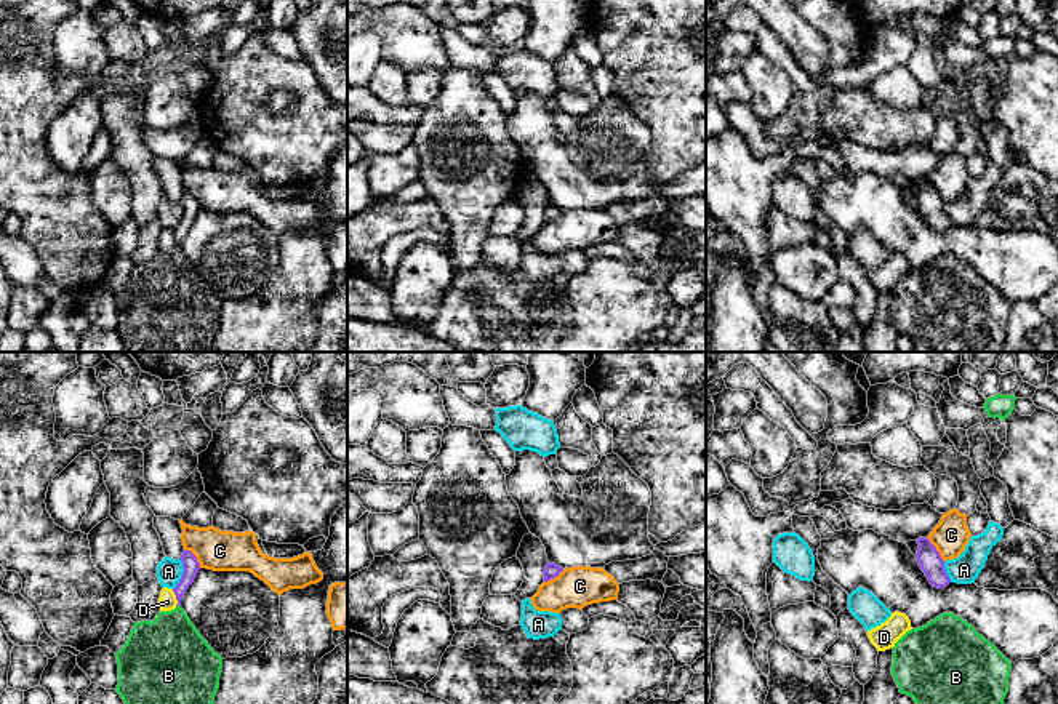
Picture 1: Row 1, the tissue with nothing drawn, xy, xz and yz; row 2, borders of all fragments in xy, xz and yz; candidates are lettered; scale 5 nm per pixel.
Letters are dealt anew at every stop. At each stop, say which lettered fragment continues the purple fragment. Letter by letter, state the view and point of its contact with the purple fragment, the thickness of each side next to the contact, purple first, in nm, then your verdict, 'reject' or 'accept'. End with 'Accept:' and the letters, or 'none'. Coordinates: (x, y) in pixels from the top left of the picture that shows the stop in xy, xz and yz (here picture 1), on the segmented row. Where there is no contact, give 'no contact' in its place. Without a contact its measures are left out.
A: xy (183, 575) | 90/130 nm | reject
B: xy (178, 605) | 90/360 nm | accept
C: yz (935, 549) | 120/180 nm | reject
D: xy (176, 597) | 90/90 nm | reject
Accept: B

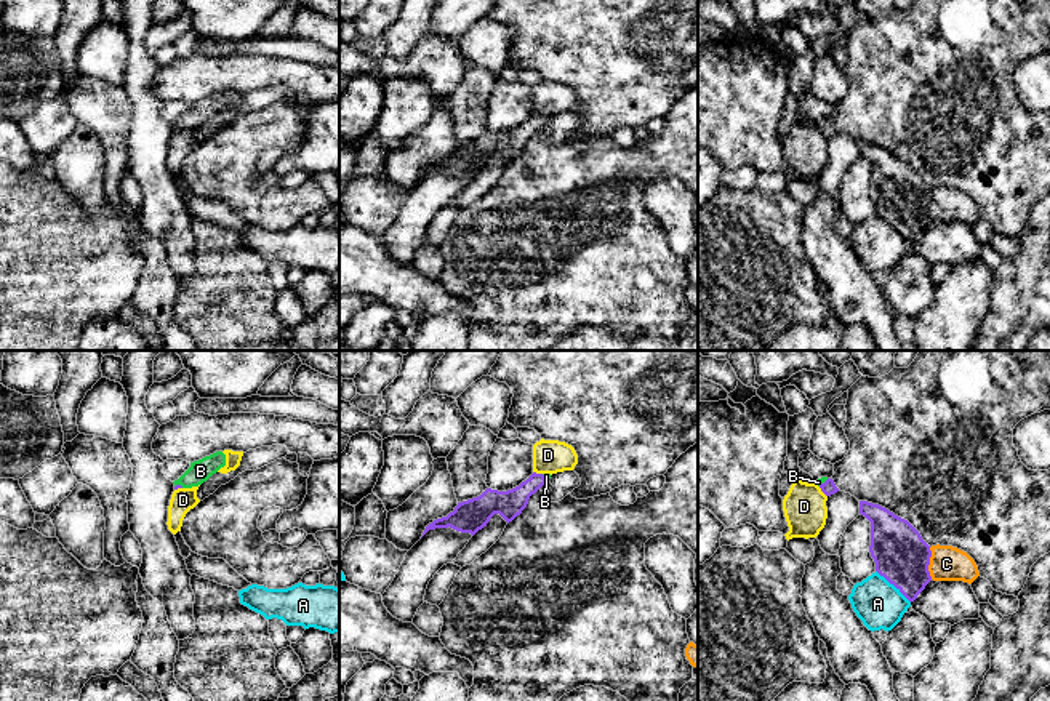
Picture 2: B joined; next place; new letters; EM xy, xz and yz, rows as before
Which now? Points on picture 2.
A: yz (893, 584) | 280/240 nm | reject
B: yz (825, 482) | 70/40 nm | accept
C: yz (929, 564) | 280/180 nm | reject
D: yz (821, 490) | 70/220 nm | reject
Accept: B

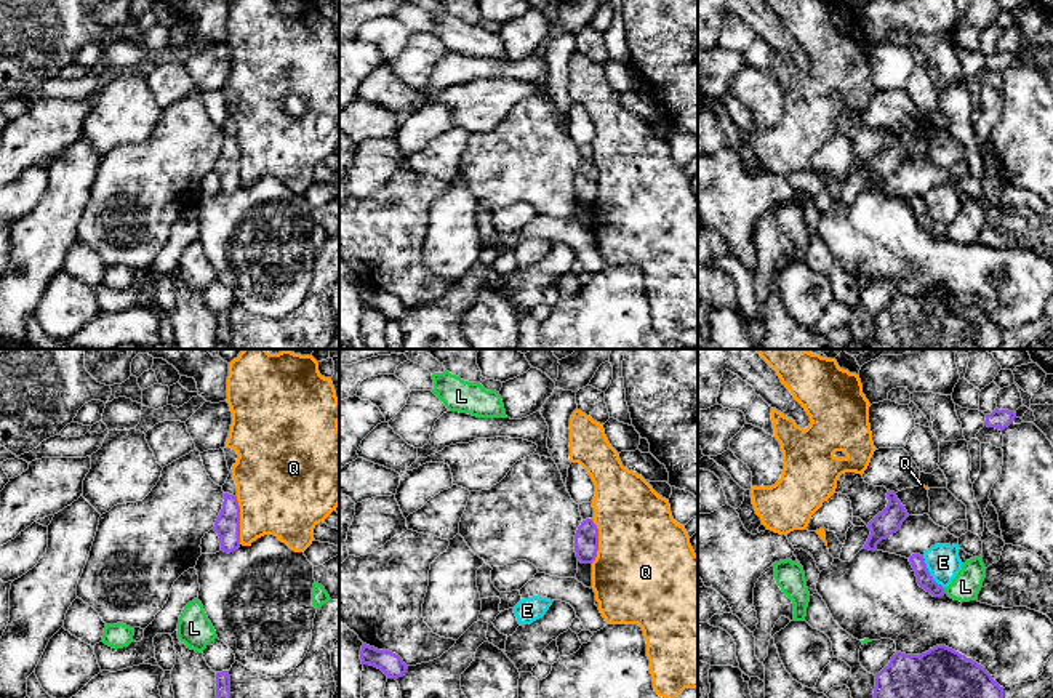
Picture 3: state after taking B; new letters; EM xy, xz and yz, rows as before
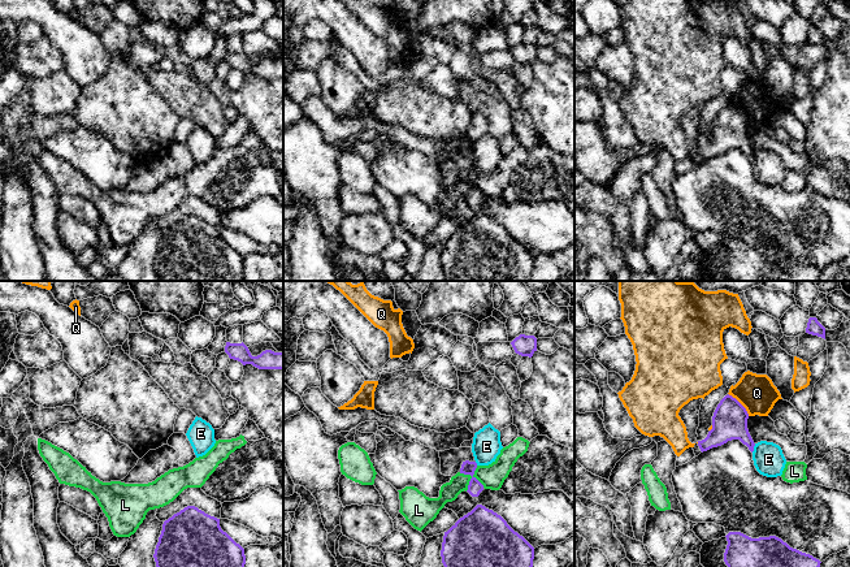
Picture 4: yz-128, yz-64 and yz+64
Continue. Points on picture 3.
E: yz (928, 572) | 80/170 nm | reject
L: yz (943, 591) | 80/150 nm | reject
Q: xy (239, 521) | 130/420 nm | reject
Accept: none

